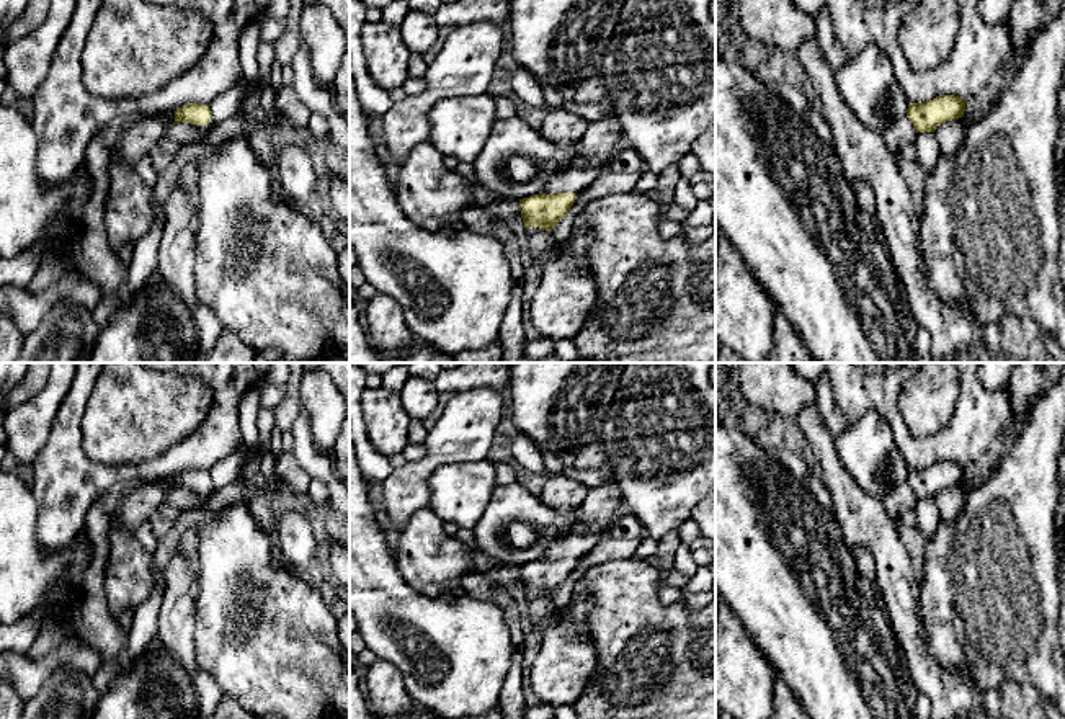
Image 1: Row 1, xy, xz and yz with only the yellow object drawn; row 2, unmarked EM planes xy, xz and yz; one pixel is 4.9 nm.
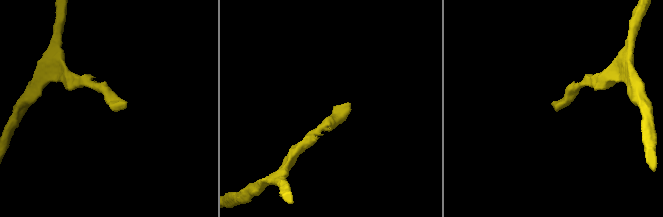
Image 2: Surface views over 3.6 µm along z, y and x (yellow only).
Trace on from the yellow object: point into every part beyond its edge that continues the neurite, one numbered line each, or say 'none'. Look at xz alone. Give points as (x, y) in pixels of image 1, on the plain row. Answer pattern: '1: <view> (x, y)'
1: xz (598, 512)

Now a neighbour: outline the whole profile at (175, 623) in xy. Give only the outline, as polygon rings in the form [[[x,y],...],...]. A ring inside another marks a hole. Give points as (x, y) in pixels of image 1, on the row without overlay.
[[[173,552],[163,575],[163,598],[157,616],[157,644],[194,681],[198,670],[194,621],[198,600],[198,572],[186,557]]]

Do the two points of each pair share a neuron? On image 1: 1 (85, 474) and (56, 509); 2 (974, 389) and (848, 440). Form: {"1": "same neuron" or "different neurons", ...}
{"1": "same neuron", "2": "different neurons"}

